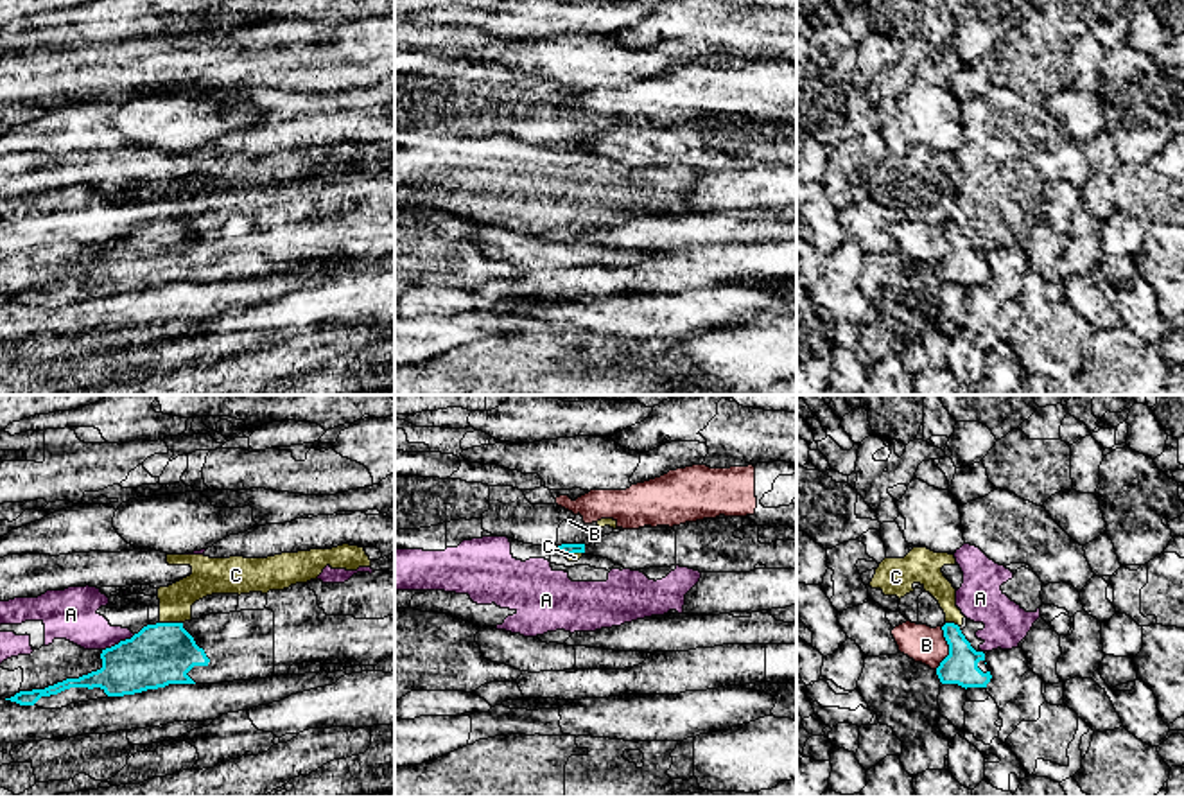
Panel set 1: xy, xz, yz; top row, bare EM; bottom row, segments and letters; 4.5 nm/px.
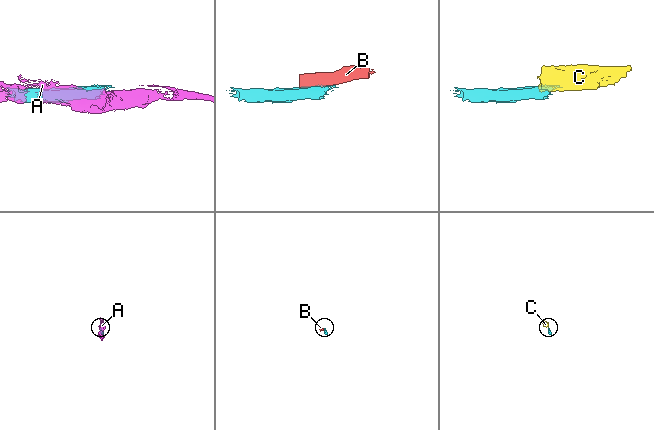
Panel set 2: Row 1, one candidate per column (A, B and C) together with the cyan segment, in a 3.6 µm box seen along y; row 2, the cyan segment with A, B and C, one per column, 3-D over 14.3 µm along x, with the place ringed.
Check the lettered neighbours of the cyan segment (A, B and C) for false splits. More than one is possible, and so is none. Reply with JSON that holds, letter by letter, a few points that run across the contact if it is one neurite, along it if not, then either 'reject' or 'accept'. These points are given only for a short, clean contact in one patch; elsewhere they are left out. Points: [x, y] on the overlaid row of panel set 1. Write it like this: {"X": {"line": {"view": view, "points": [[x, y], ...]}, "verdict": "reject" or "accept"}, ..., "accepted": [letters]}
{"A": {"verdict": "reject"}, "B": {"verdict": "reject"}, "C": {"line": {"view": "xy", "points": [[160, 621], [182, 623]]}, "verdict": "reject"}, "accepted": []}

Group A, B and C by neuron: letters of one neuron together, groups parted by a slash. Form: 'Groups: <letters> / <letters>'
Groups: A / B / C

